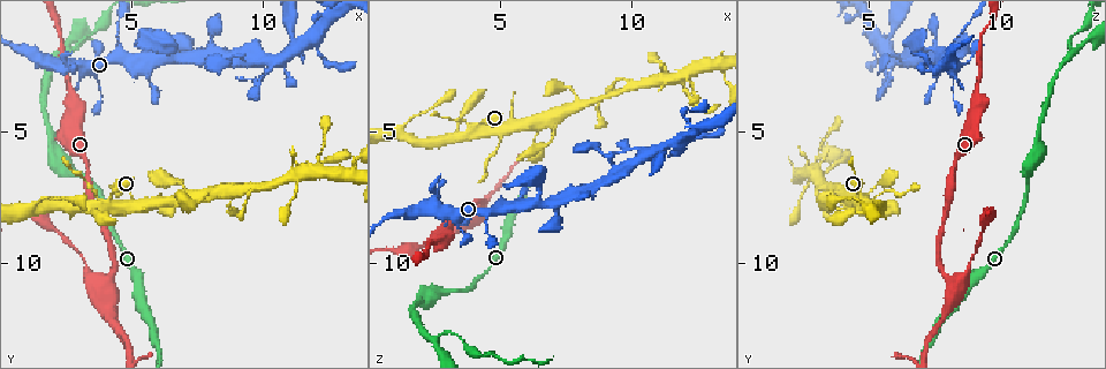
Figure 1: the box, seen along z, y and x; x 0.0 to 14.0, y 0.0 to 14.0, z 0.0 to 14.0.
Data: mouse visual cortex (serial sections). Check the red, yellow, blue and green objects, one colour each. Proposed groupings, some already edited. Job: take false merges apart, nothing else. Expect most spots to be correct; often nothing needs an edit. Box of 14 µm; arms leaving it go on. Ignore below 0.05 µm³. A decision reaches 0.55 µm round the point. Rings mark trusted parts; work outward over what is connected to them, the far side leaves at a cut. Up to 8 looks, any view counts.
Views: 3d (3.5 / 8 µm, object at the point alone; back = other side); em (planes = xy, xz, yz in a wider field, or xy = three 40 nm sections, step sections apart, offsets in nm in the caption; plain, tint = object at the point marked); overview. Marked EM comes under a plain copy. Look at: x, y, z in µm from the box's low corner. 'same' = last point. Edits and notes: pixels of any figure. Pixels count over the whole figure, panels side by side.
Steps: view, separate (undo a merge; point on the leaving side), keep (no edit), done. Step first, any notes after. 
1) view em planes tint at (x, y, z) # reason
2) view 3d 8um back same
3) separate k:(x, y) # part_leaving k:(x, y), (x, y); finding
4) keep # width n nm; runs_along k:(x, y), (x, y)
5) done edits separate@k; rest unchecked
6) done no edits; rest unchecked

view 3d 3.5um at (11.2, 6.6, 3.1) # two arms in line, one across

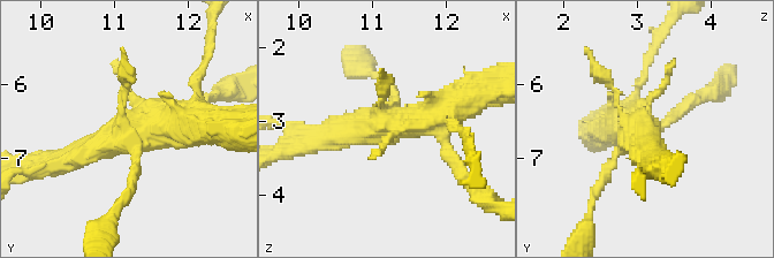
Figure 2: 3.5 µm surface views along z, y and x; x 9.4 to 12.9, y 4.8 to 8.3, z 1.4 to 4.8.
view em planes tint at (11.15, 6.60, 3.05)

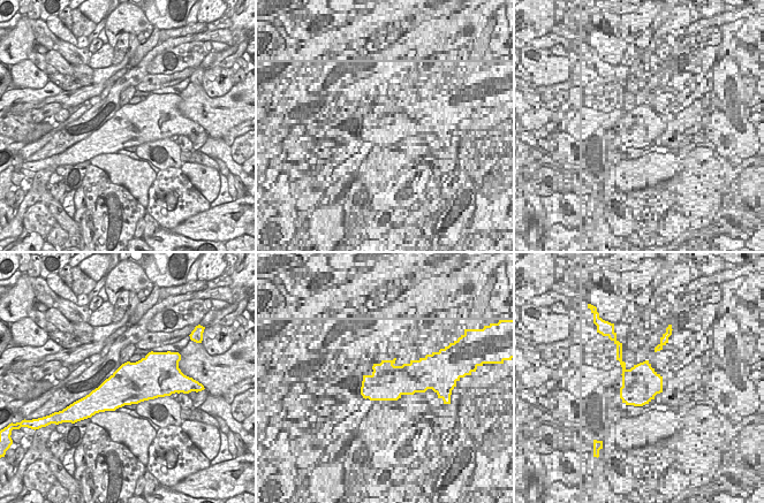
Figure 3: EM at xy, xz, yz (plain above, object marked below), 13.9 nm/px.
keep # runs_along 2:(320, 141), (457, 101); continuous, no second cell

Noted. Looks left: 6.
view 3d 3.5um at (4.4, 1.7, 8.3) # three-way junction

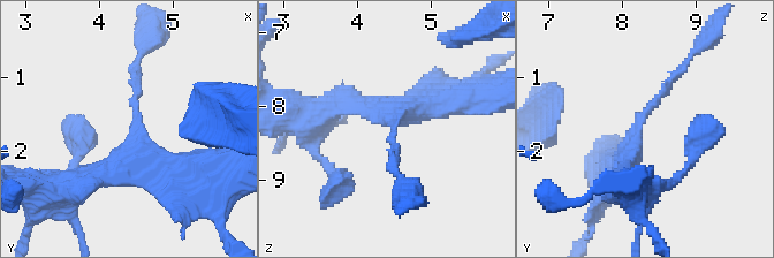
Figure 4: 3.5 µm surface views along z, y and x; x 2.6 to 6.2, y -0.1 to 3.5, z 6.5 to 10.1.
view em planes tint at (4.45, 1.65, 8.20) # arms 3; arm_widths 150, 200, 400 nm; need the tissue

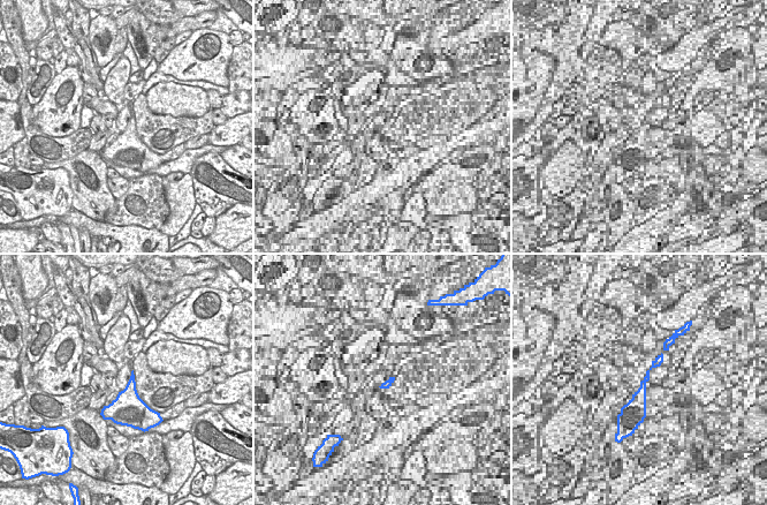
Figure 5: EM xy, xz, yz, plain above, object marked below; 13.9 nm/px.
keep # runs_along 4:(617, 179), (642, 119), (683, 65); one cell here

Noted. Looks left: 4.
view 3d 8um back at (11.9, 1.7, 5.2) # small branch off a trunk

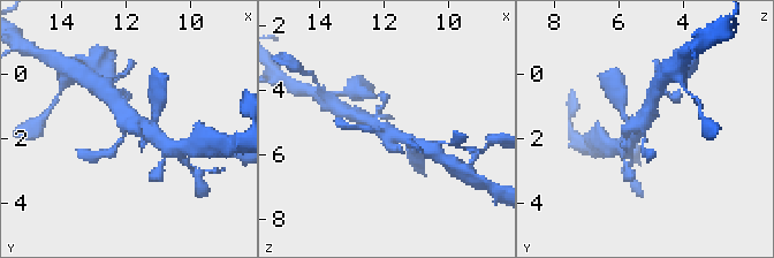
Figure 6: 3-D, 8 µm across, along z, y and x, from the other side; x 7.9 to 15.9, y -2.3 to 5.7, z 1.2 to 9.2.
view 3d 3.5um at (12.0, 1.7, 5.3) # zoom in

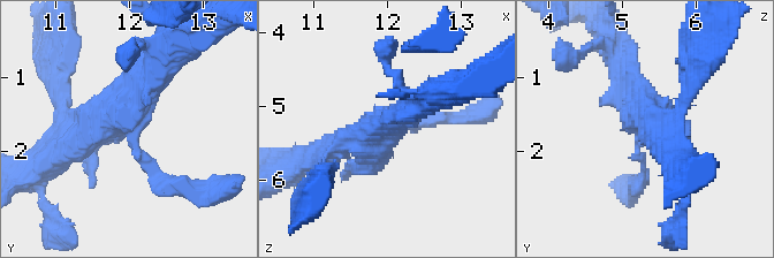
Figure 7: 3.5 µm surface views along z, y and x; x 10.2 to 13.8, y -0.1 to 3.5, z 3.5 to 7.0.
view em xy step 5 tint at (12.00, 1.65, 5.30) # now the EM

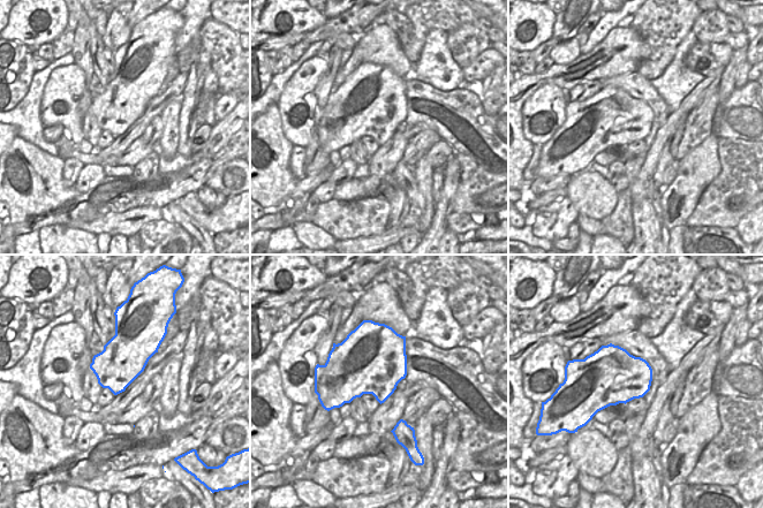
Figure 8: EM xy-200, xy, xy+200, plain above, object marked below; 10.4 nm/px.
keep # one cell here

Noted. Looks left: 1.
done no edits; rest unchecked

